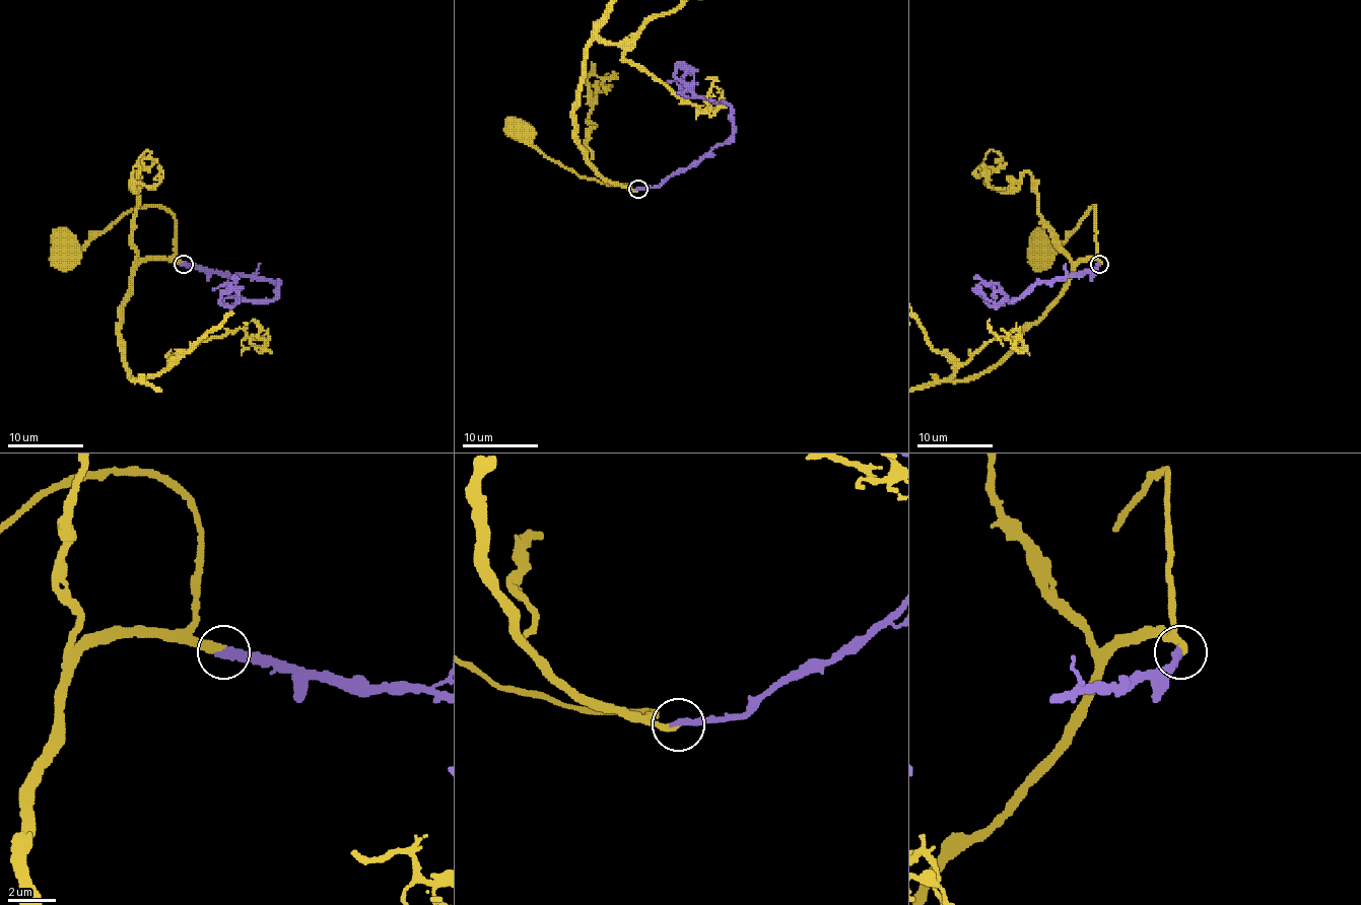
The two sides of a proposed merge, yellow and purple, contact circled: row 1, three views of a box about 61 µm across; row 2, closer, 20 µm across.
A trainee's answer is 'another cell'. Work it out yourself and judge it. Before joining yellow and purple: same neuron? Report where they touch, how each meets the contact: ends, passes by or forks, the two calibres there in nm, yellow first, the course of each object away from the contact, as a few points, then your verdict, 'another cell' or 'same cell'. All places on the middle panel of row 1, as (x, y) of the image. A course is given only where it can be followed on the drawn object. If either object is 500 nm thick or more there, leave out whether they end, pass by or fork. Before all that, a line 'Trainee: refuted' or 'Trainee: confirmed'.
Trainee: refuted
(638, 189) | yellow ends | purple ends | 360/320 nm | yellow via (638, 189), (577, 176), (526, 143), (519, 130) | purple via (638, 189), (662, 186), (696, 166), (732, 134), (728, 106), (688, 97), (681, 86), (686, 64) | same cell

